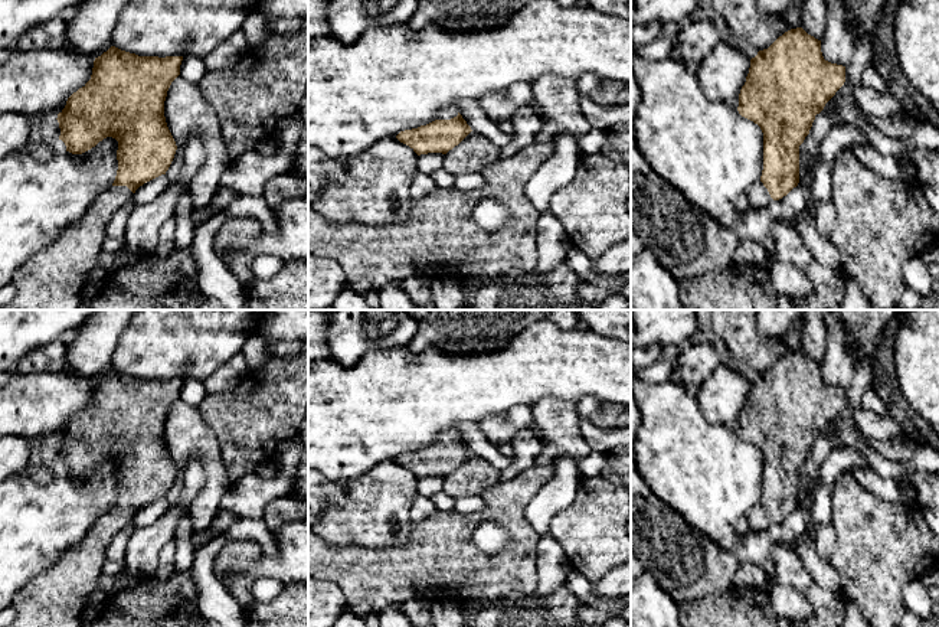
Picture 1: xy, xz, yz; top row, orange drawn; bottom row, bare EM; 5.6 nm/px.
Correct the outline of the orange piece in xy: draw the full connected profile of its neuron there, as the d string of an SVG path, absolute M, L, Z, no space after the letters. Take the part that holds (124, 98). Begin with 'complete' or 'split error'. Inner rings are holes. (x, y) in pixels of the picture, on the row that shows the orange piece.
split error | M111 46L95 58L91 79L73 92L58 114L59 140L66 151L82 154L107 137L118 141L118 170L111 187L104 190L86 209L84 216L68 225L49 246L33 254L12 277L16 288L13 300L0 310L78 310L84 281L96 267L107 238L111 216L144 183L166 174L177 146L167 127L164 101L171 82L180 75L183 56L138 56Z

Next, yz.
split error | M802 27L779 36L768 49L750 59L746 82L739 94L737 111L763 133L763 170L747 192L750 208L768 208L799 183L799 146L809 134L815 115L845 82L845 66L824 59L821 40Z

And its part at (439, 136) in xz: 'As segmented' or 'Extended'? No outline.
Extended

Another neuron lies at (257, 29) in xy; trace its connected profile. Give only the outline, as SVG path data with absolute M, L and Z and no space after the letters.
M253 10L243 22L241 30L245 33L248 45L251 49L256 49L262 45L272 30L269 29L269 19L264 17L258 10Z

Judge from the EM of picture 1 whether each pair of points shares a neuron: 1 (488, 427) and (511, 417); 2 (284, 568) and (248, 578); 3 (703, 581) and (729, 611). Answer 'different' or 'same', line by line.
1: same
2: same
3: different

